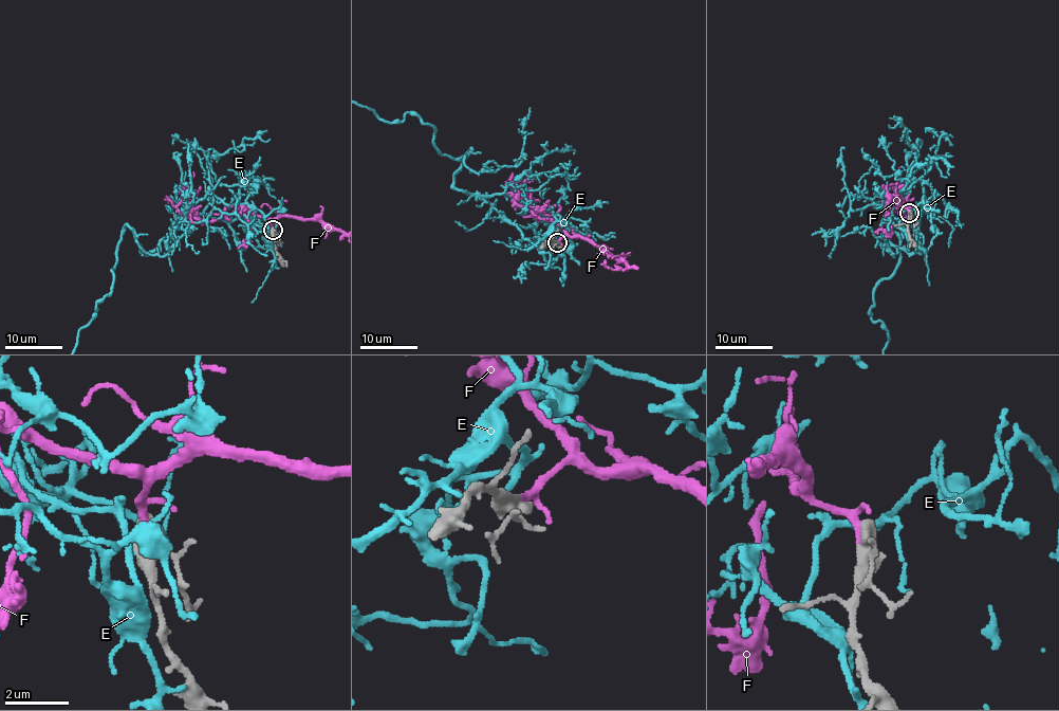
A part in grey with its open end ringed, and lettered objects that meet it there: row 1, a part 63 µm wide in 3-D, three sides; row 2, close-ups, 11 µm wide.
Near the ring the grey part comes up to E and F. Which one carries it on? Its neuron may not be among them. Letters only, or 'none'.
F

